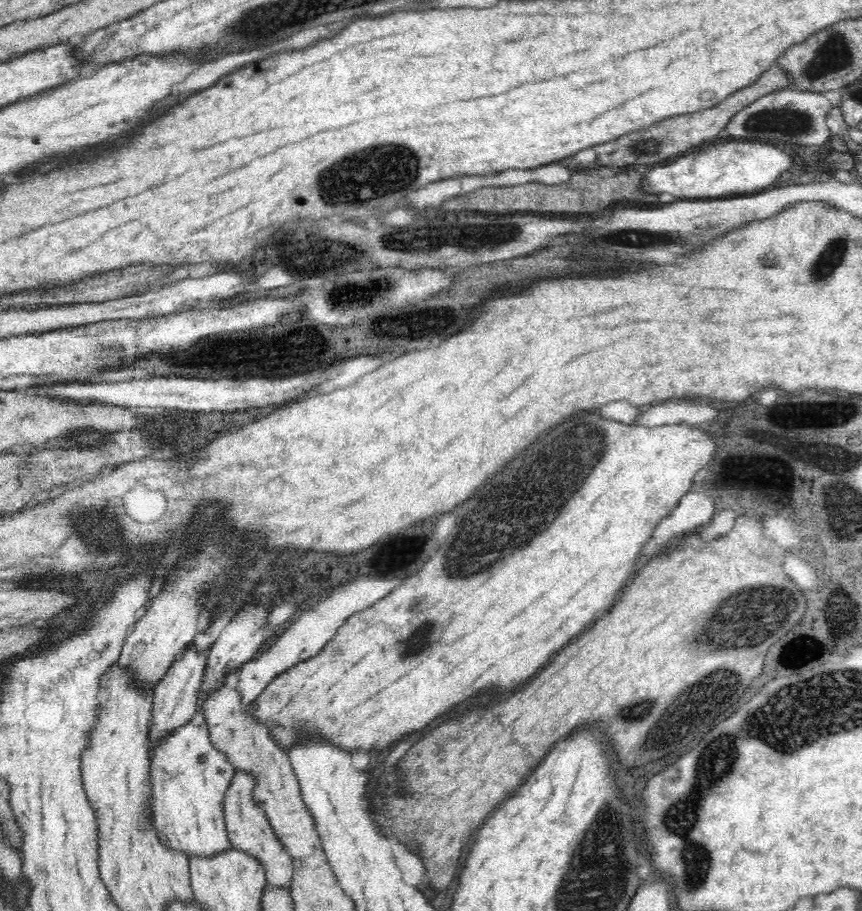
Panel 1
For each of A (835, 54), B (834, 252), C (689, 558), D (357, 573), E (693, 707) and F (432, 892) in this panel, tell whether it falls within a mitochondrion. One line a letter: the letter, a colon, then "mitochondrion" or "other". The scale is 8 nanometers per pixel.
A: mitochondrion
B: mitochondrion
C: other
D: other
E: mitochondrion
F: other

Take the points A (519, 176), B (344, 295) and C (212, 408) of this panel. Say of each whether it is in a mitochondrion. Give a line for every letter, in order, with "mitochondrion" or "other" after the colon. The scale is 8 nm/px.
A: other
B: mitochondrion
C: other

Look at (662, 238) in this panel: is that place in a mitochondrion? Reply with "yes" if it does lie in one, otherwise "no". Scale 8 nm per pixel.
yes

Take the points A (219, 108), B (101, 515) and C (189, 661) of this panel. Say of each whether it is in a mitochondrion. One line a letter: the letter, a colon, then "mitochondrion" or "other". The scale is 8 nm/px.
A: other
B: other
C: other

